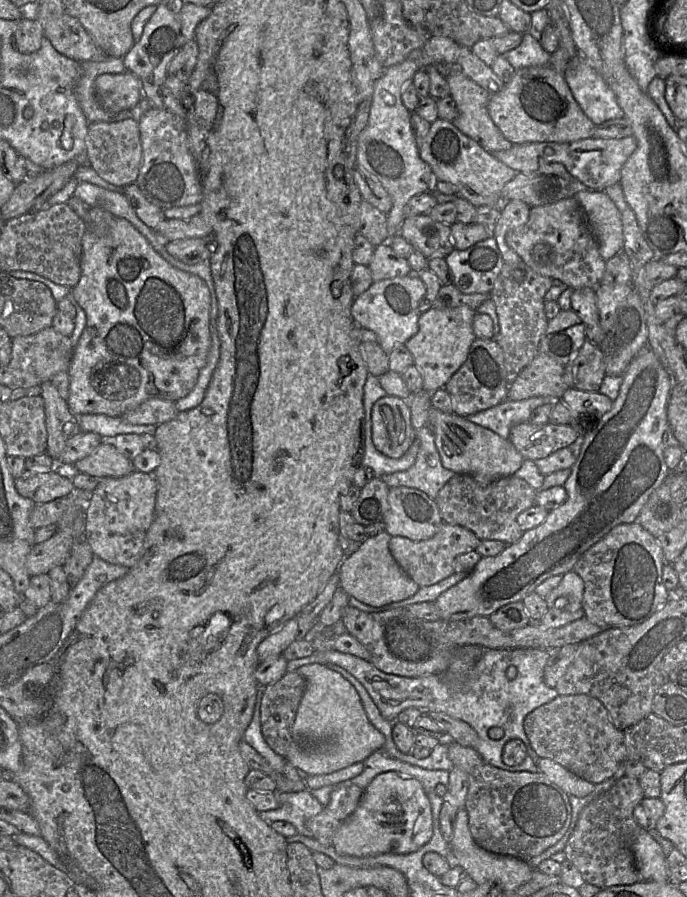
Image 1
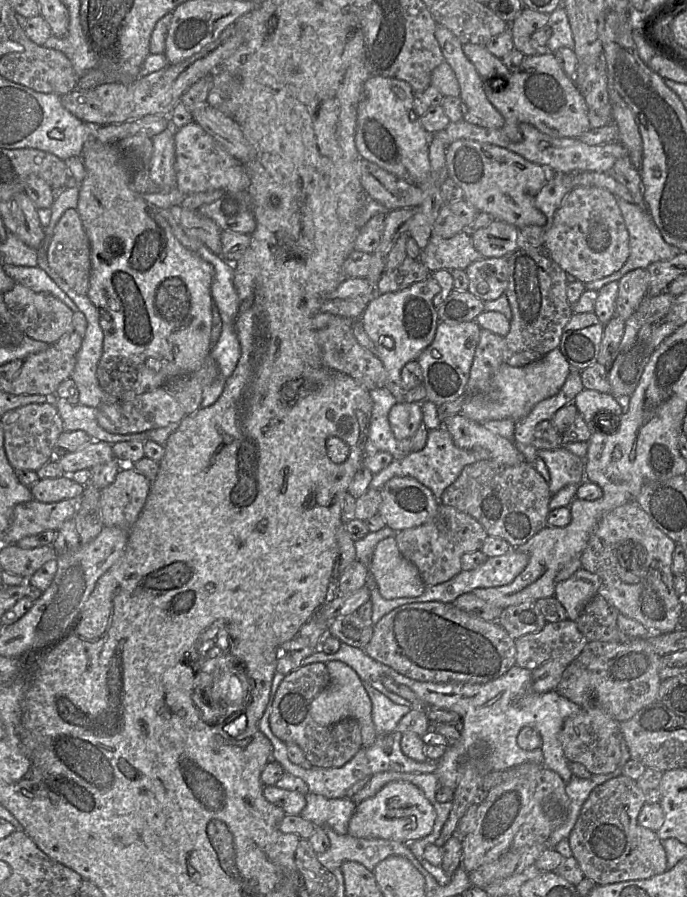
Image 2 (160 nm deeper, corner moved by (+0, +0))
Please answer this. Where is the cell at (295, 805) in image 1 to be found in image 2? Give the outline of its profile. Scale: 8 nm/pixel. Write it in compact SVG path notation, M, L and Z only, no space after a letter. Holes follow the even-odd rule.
M309 792L305 795L306 806L300 816L312 822L316 828L332 829L338 834L347 834L349 821L357 804L349 797L326 798Z

